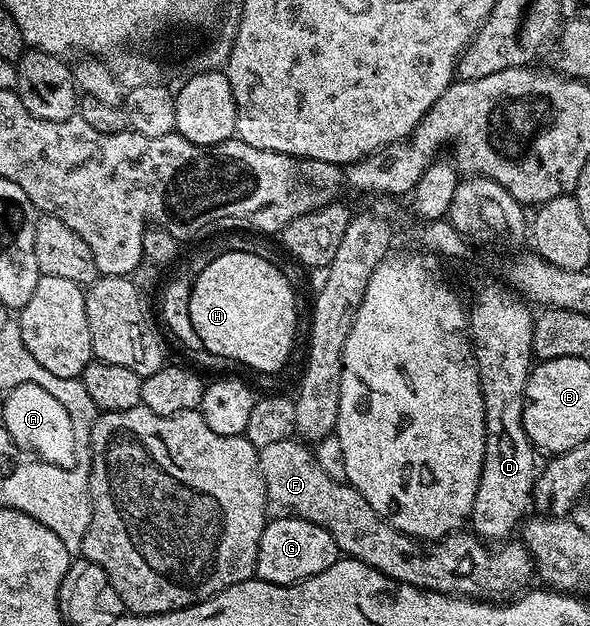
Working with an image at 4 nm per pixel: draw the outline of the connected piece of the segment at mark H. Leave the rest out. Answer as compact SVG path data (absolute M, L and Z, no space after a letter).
M221 251L215 257L209 258L206 269L198 273L198 277L192 286L190 293L190 321L194 325L194 333L200 338L200 347L208 350L212 355L221 355L224 359L233 359L236 363L241 363L244 367L249 367L252 371L280 371L284 367L284 362L292 355L292 342L296 339L296 295L297 292L286 281L284 274L280 272L270 261L258 257L254 253L245 251Z

